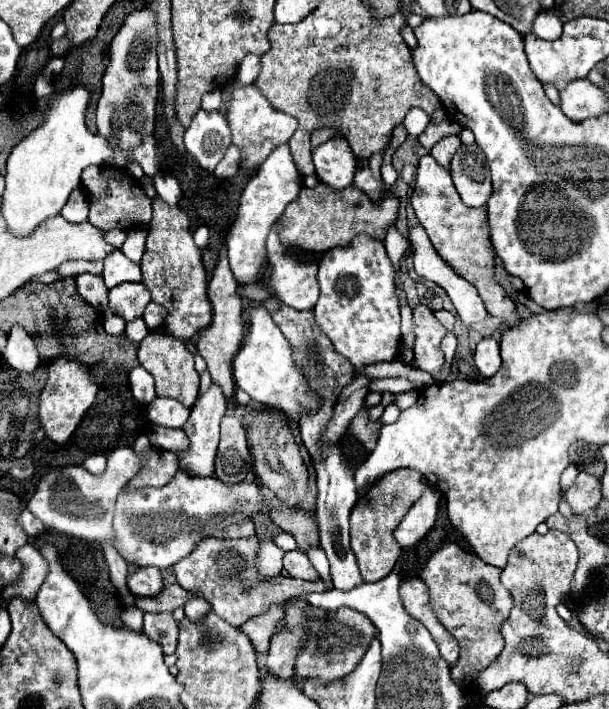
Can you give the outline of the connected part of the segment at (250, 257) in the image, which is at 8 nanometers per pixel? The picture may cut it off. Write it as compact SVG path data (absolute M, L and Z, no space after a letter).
M289 145L277 147L265 159L265 163L259 167L259 171L251 177L251 181L247 183L247 187L241 195L237 219L235 219L233 227L227 232L225 239L226 246L229 247L231 271L241 285L257 279L257 273L265 261L265 239L269 235L269 229L283 215L285 207L293 199L297 199L301 189L303 189L303 177L293 163L293 157L289 153Z

